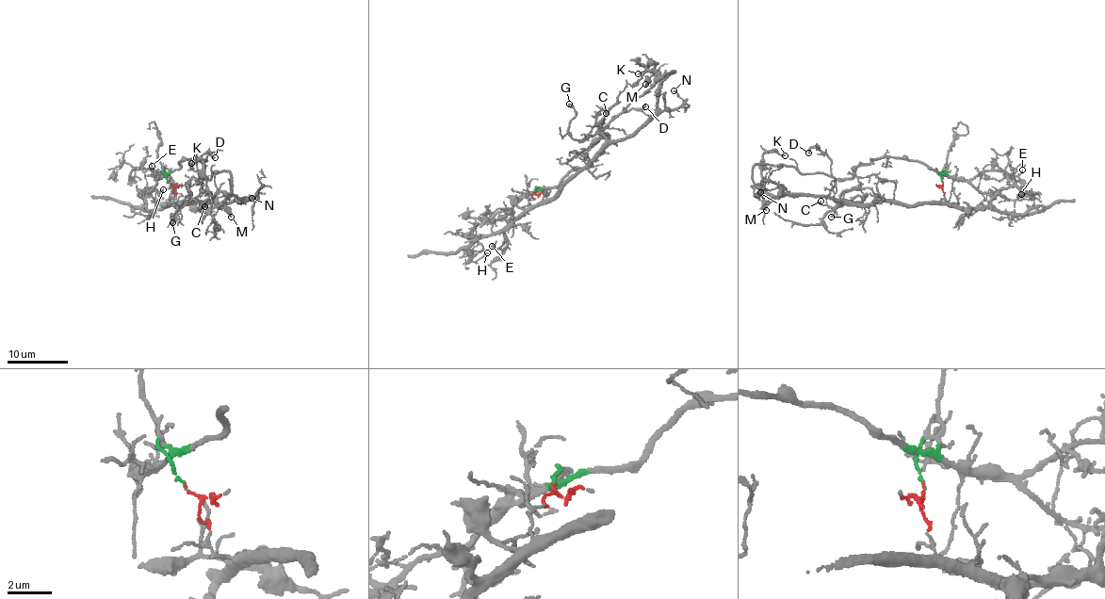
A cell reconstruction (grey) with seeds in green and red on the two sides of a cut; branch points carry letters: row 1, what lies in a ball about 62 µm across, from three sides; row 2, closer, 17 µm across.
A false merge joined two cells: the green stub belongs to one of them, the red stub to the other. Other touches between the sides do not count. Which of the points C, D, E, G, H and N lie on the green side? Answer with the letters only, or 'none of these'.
D

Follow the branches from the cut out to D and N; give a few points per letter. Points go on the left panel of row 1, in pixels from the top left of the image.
D: (170, 182), (167, 175), (179, 169), (180, 162), (201, 160), (201, 184), (196, 164), (208, 152), (214, 157)
N: (170, 182), (181, 201), (206, 205), (217, 202), (222, 206), (252, 199), (262, 186), (251, 199)

